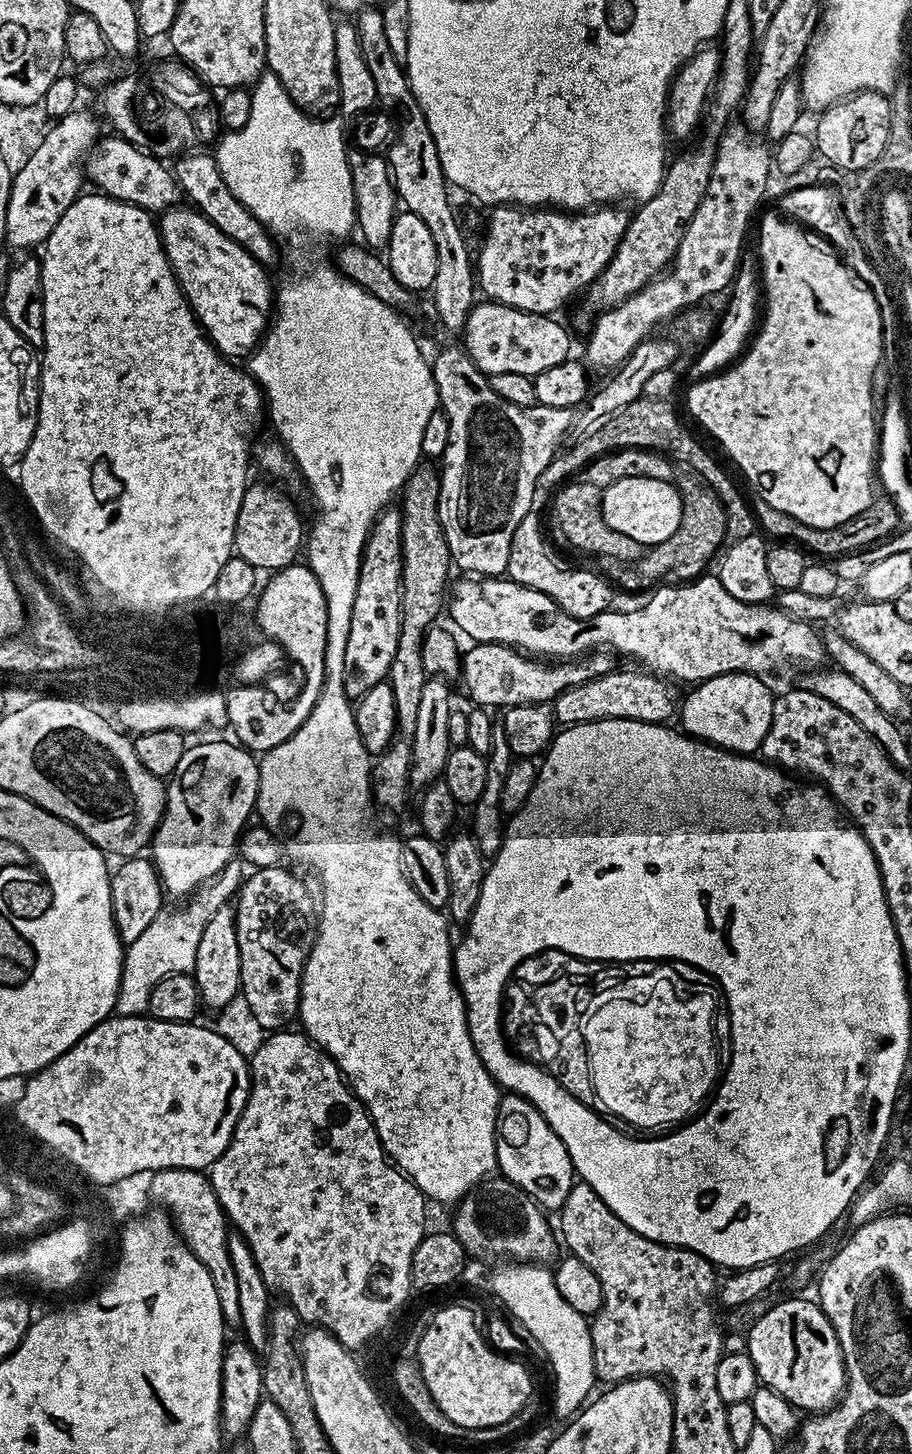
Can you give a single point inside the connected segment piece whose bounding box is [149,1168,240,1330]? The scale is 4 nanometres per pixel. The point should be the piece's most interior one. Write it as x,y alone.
187,1193

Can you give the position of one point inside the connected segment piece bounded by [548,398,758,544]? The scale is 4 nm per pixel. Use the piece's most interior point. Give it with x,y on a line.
644,423

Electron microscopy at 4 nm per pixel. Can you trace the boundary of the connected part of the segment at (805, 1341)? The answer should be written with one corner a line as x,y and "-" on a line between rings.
784,1300
773,1308
768,1308
752,1324
748,1332
746,1355
752,1359
757,1381
763,1387
773,1388
782,1398
791,1402
792,1407
808,1414
819,1414
832,1407
840,1399
846,1377
844,1374
844,1355
838,1342
838,1334
826,1318
819,1303
808,1300

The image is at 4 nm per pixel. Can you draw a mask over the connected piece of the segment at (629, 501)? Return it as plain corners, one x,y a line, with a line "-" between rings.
622,478
603,489
602,514
610,530
626,534
633,545
655,546
666,542
678,522
682,522
682,498
675,483
662,482
658,478

